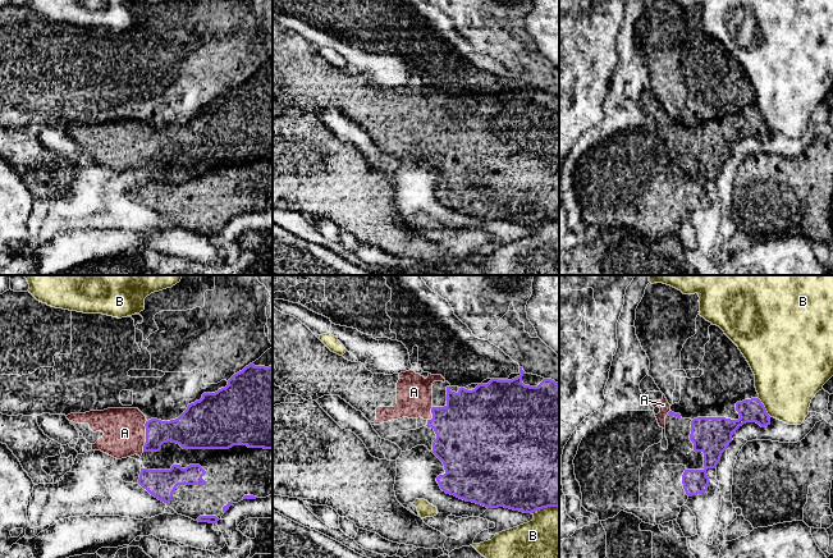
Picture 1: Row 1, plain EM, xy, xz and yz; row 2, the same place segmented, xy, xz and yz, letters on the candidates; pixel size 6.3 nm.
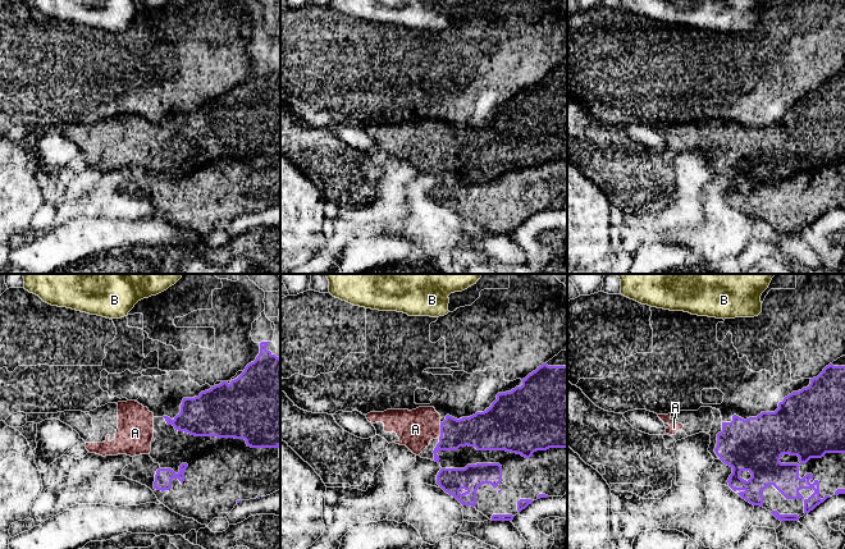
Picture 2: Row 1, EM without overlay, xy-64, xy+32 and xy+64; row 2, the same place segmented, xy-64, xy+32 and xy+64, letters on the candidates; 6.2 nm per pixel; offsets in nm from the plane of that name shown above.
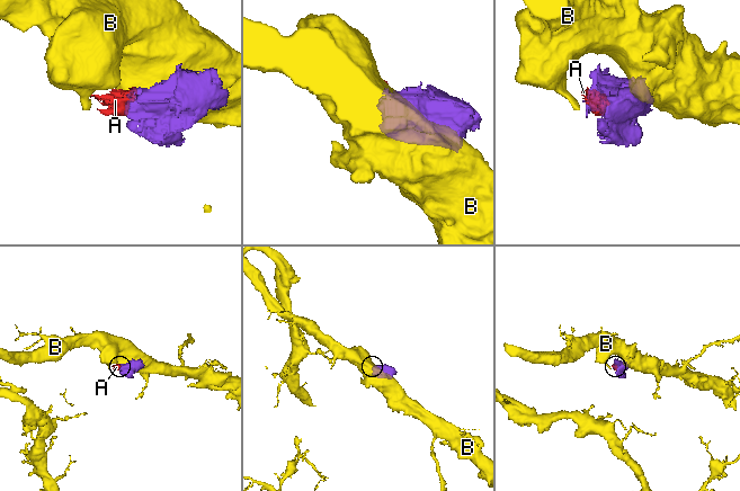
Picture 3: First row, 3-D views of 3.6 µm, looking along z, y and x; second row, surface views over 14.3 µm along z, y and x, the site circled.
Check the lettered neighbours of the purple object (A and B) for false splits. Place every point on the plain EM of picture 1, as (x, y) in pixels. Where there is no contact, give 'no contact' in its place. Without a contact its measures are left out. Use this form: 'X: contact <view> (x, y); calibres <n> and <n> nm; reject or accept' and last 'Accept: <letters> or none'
A: contact xy (146, 149); calibres 190 and 280 nm; accept
B: contact yz (764, 120); calibres 150 and 420 nm; reject
Accept: A

